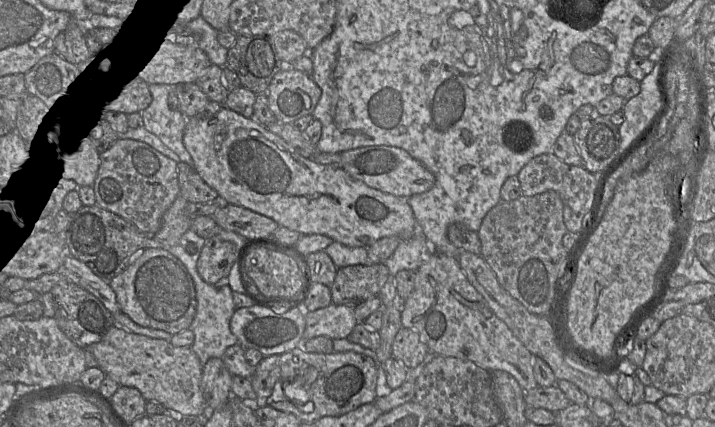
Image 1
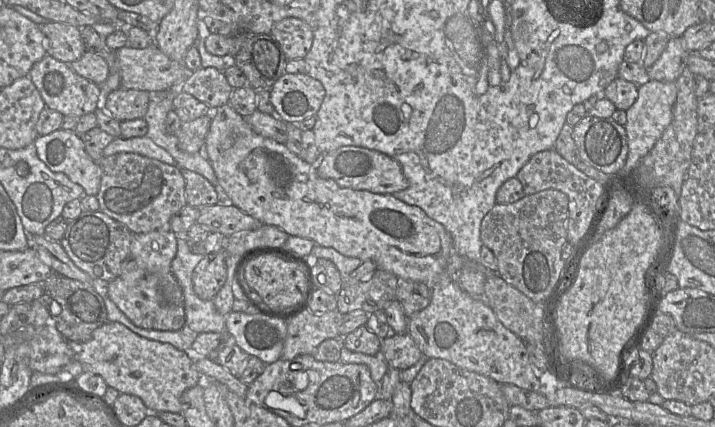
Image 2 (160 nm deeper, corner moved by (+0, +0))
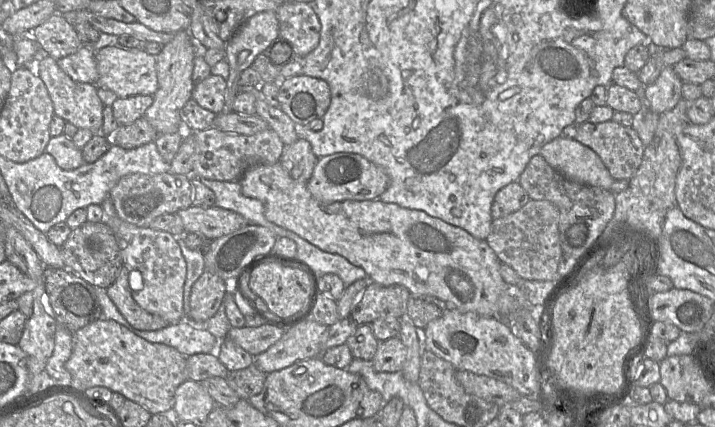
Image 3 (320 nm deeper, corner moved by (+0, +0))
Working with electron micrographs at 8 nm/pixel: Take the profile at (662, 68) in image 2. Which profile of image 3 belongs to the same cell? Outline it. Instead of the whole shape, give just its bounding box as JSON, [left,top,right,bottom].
[644,66,682,115]

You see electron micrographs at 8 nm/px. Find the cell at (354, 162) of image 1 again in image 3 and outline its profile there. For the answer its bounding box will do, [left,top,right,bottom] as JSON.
[307,153,389,203]

